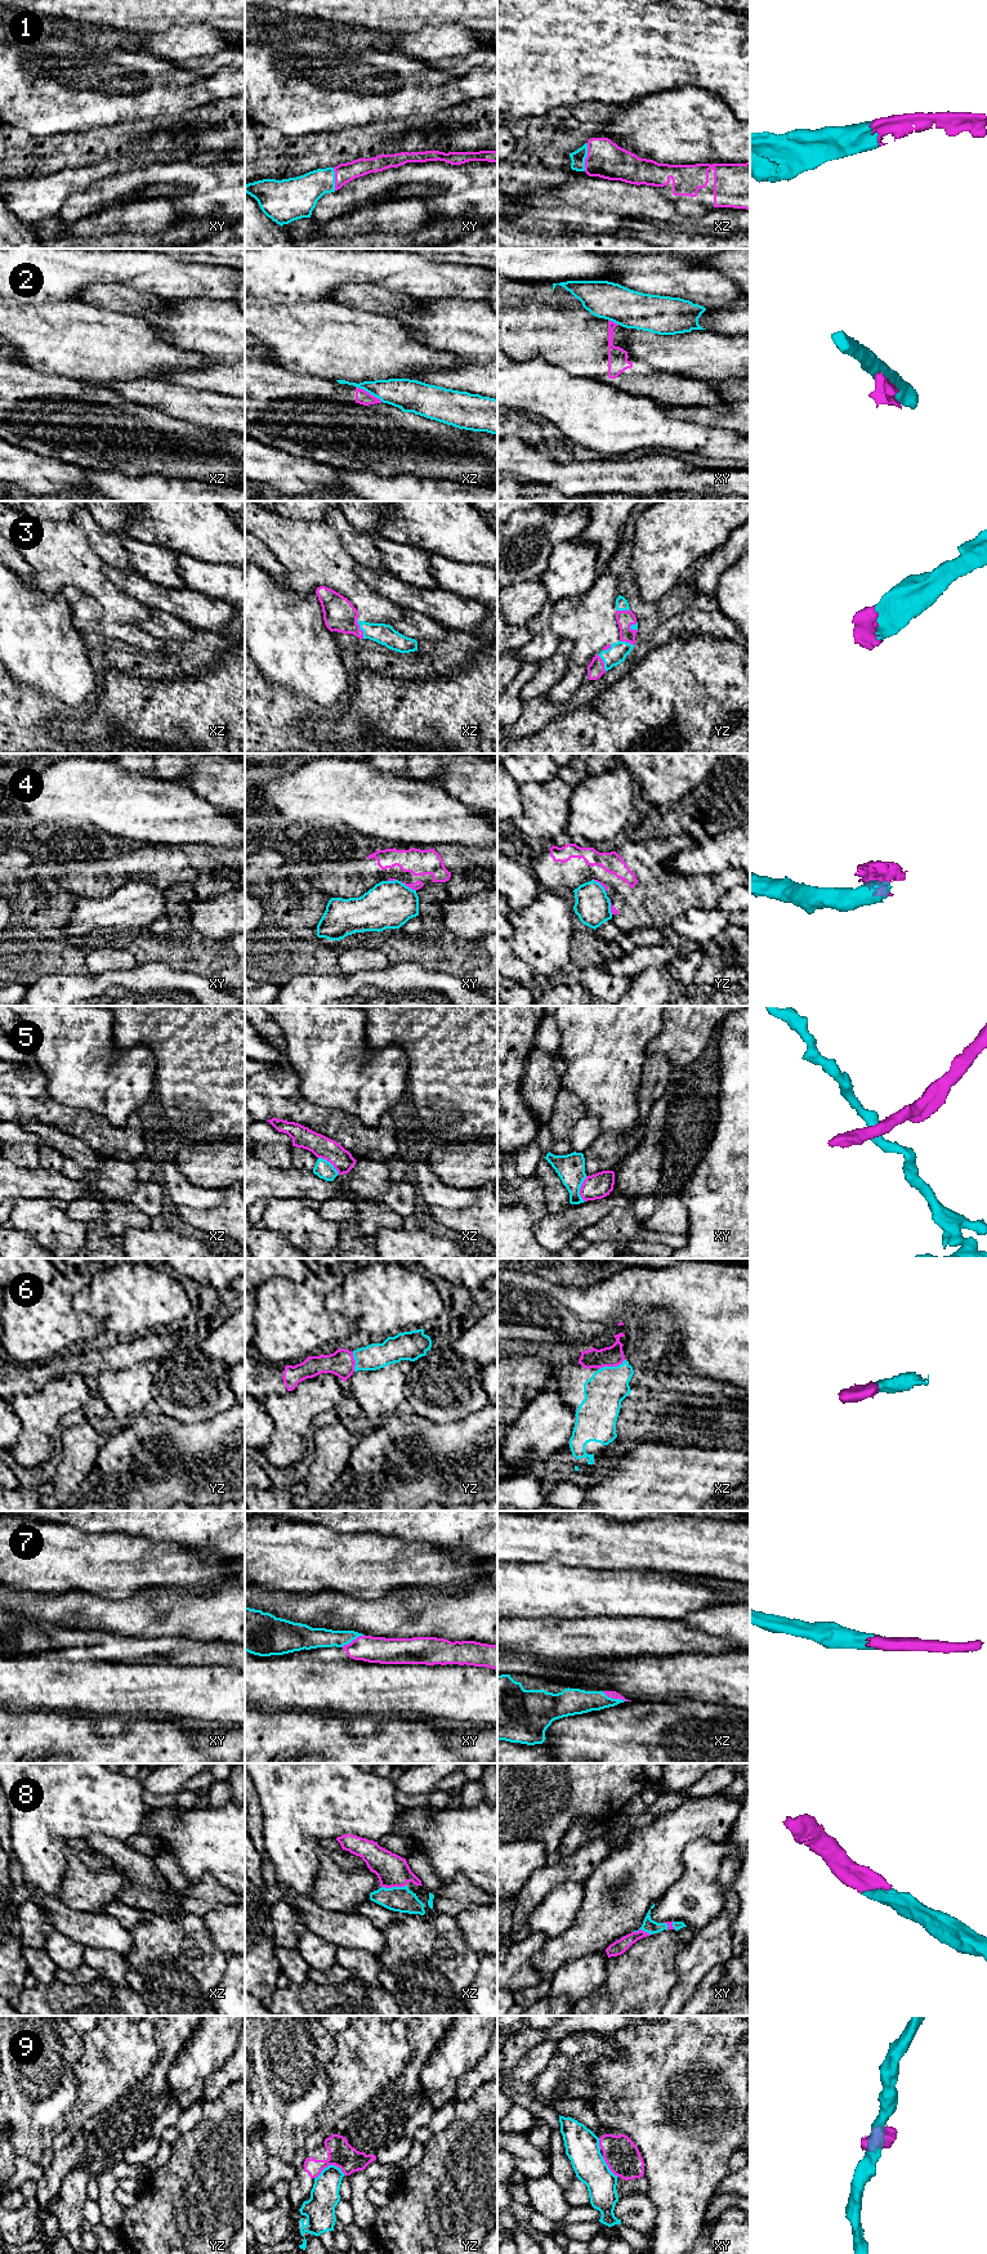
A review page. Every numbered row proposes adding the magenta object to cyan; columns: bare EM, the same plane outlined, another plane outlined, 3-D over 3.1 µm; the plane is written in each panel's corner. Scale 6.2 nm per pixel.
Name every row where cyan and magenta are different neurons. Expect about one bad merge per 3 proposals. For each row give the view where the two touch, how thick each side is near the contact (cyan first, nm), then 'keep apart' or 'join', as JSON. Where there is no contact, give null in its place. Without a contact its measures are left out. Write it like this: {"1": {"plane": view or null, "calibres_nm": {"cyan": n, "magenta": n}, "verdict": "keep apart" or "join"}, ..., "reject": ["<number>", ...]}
{"1": {"plane": "xz", "calibres_nm": {"cyan": 90, "magenta": 220}, "verdict": "join"}, "2": {"plane": "xz", "calibres_nm": {"cyan": 200, "magenta": 90}, "verdict": "keep apart"}, "3": {"plane": "xz", "calibres_nm": {"cyan": 130, "magenta": 200}, "verdict": "join"}, "4": {"plane": "xy", "calibres_nm": {"cyan": 300, "magenta": 50}, "verdict": "keep apart"}, "5": {"plane": "xy", "calibres_nm": {"cyan": 180, "magenta": 160}, "verdict": "keep apart"}, "6": {"plane": "xz", "calibres_nm": {"cyan": 240, "magenta": 130}, "verdict": "join"}, "7": {"plane": "xz", "calibres_nm": {"cyan": 160, "magenta": 50}, "verdict": "join"}, "8": {"plane": "xz", "calibres_nm": {"cyan": 160, "magenta": 200}, "verdict": "join"}, "9": {"plane": "yz", "calibres_nm": {"cyan": 180, "magenta": 160}, "verdict": "keep apart"}, "reject": ["2", "4", "5", "9"]}

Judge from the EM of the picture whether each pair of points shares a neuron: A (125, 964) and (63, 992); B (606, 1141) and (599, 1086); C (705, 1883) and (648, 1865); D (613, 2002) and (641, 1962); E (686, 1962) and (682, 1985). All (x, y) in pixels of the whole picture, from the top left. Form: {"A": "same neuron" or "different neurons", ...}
{"A": "different neurons", "B": "different neurons", "C": "different neurons", "D": "same neuron", "E": "same neuron"}

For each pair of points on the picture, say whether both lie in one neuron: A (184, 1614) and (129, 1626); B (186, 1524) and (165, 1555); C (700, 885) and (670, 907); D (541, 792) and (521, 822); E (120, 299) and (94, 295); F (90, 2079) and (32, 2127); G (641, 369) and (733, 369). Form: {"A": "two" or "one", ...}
{"A": "one", "B": "two", "C": "one", "D": "one", "E": "one", "F": "two", "G": "two"}

